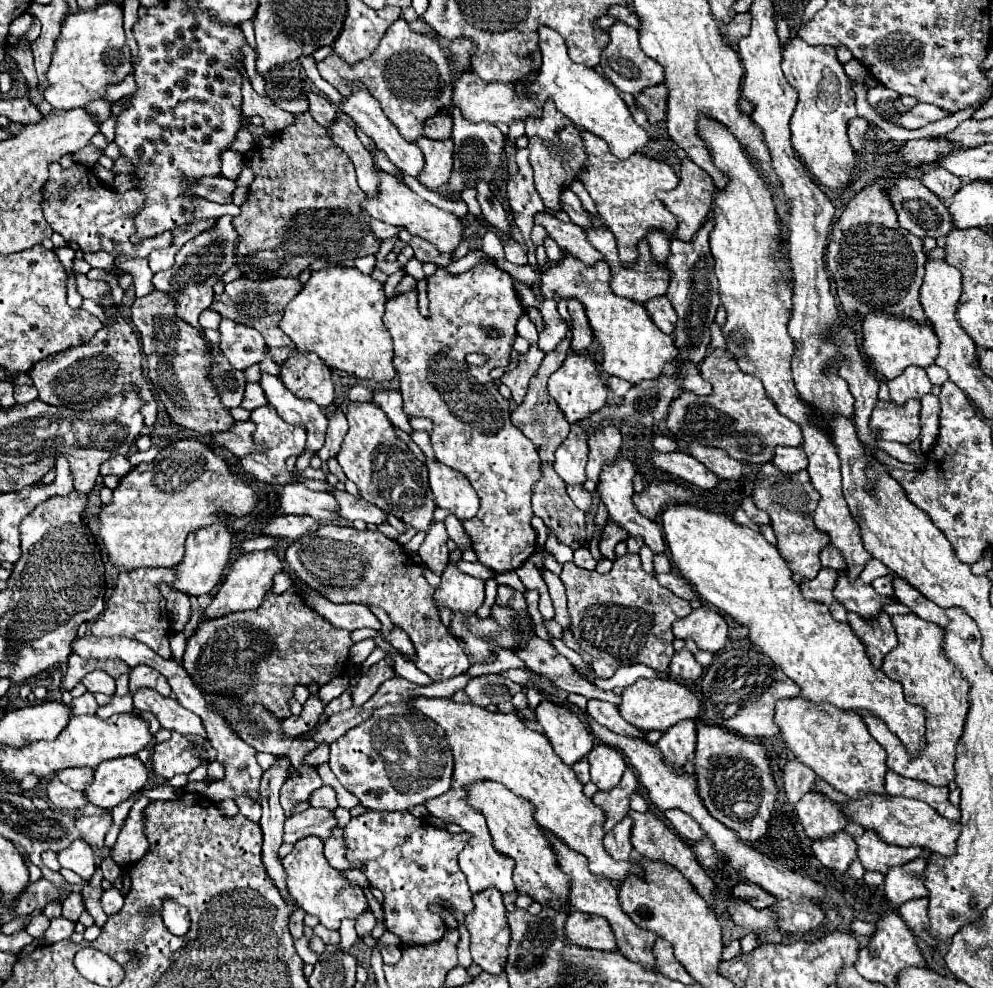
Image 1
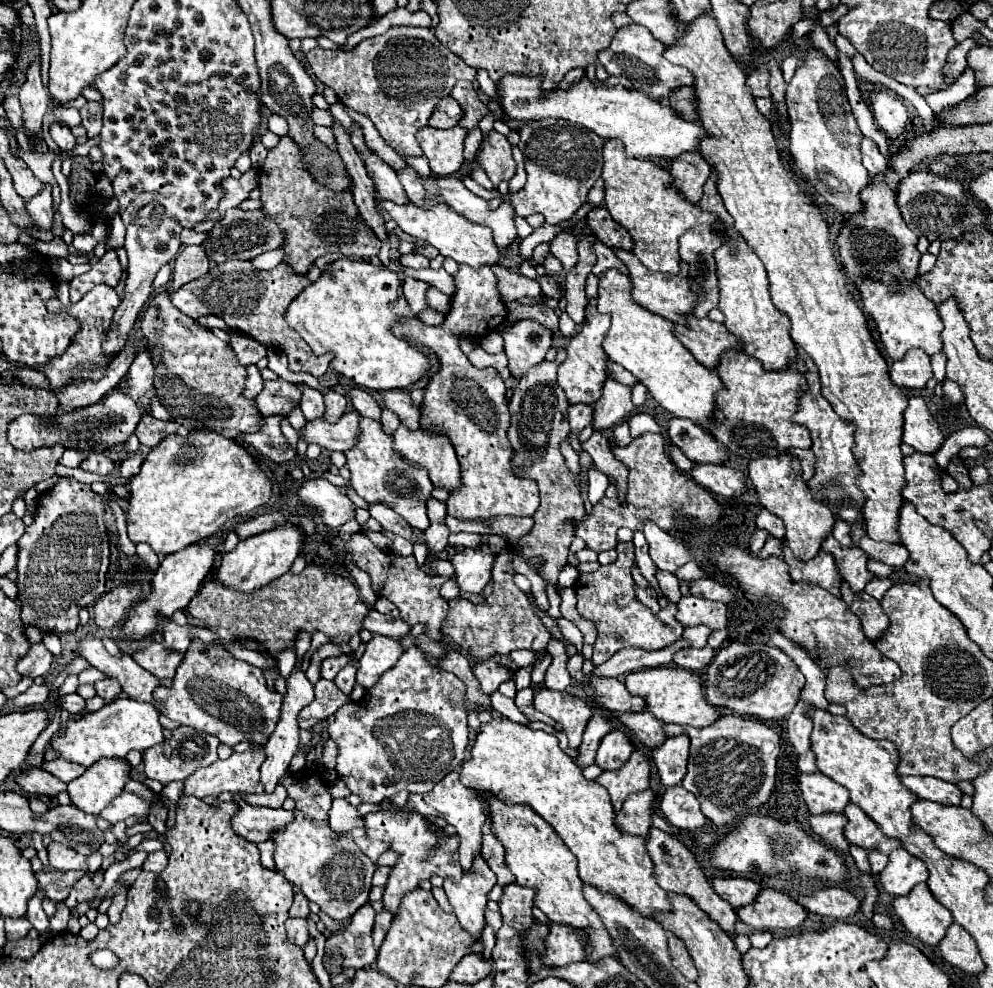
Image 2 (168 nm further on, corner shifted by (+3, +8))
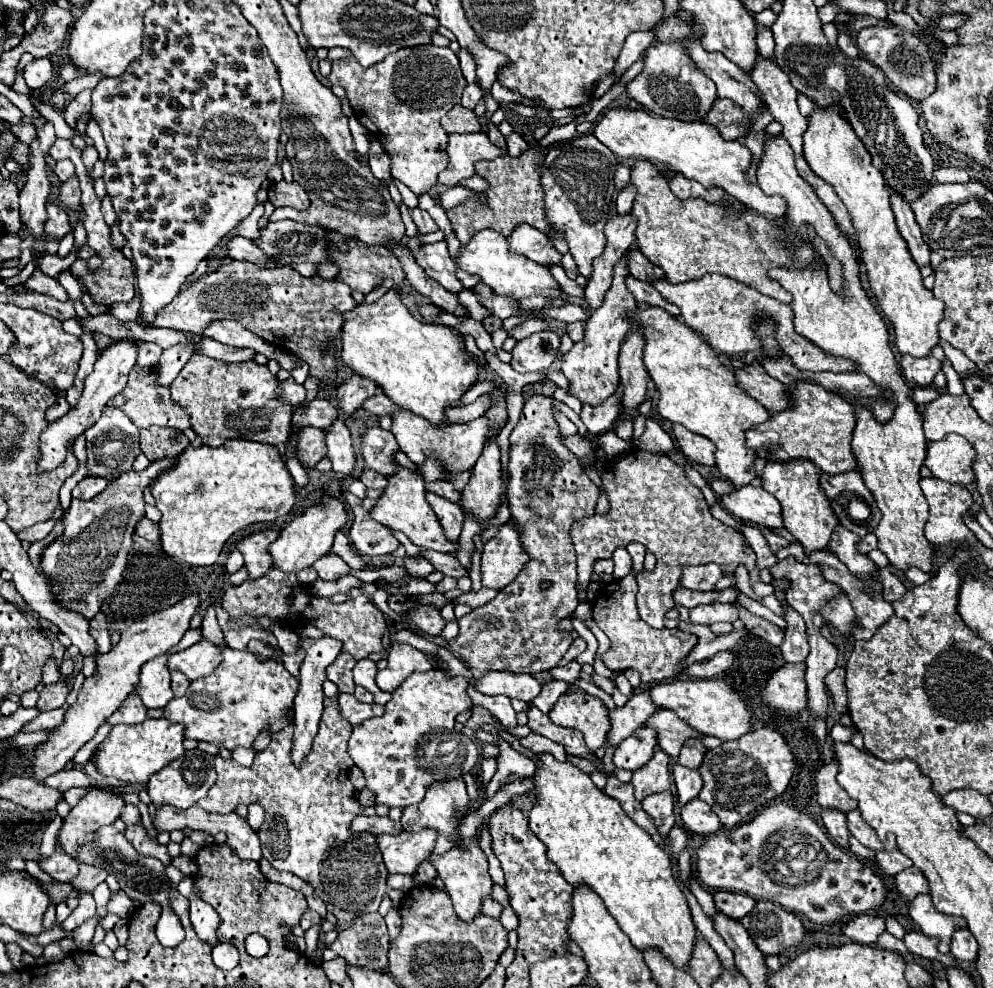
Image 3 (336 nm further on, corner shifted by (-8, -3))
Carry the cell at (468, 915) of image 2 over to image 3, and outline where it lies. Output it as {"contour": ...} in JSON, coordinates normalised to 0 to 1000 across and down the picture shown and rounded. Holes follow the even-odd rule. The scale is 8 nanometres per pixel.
{"contour":[[[468,848],[468,858],[456,856],[448,864],[432,864],[432,872],[438,877],[442,889],[446,891],[446,895],[448,895],[454,911],[456,911],[456,919],[458,919],[460,927],[468,933],[476,931],[484,923],[486,907],[494,905],[494,899],[496,899],[496,891],[490,883],[490,879],[492,879],[490,866],[482,858],[480,850],[478,848]]]}

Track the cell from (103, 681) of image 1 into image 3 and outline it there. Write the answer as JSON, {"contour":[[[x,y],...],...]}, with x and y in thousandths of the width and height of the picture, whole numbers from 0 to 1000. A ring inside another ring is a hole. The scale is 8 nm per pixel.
{"contour":[[[132,702],[118,721],[114,721],[108,731],[110,733],[140,733],[148,727],[148,717],[146,713],[142,711],[142,706],[138,702]]]}

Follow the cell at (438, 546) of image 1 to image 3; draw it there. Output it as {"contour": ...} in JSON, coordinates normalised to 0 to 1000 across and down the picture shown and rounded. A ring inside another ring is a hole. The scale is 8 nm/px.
{"contour":[[[430,498],[430,508],[438,516],[438,520],[440,520],[440,524],[442,524],[442,528],[448,536],[448,543],[452,543],[452,547],[460,549],[462,540],[464,540],[464,534],[466,534],[466,526],[468,526],[466,514],[462,510],[452,508],[446,502],[436,500],[436,498]]]}

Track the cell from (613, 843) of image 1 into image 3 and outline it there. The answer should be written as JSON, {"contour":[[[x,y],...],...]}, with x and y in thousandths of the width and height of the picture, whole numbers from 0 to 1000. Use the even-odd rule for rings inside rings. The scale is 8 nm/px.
{"contour":[[[662,802],[648,810],[648,820],[660,830],[662,840],[666,846],[672,846],[676,836],[680,834],[680,820],[678,820],[678,806],[676,802]]]}

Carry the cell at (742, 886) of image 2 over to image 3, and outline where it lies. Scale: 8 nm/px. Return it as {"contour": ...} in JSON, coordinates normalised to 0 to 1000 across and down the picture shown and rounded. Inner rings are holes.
{"contour":[[[720,903],[718,909],[720,909],[722,921],[738,931],[746,931],[760,917],[758,909],[750,905],[742,905],[742,903]]]}

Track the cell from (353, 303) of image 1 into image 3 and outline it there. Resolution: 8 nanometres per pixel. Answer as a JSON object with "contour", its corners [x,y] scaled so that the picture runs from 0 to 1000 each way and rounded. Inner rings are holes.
{"contour":[[[390,296],[378,308],[362,308],[358,314],[345,318],[345,356],[343,364],[362,381],[380,387],[386,397],[404,413],[430,423],[436,431],[448,431],[448,415],[464,411],[464,401],[474,395],[482,381],[480,362],[468,352],[468,342],[450,330],[436,330],[422,326],[412,318],[404,306],[404,298]]]}

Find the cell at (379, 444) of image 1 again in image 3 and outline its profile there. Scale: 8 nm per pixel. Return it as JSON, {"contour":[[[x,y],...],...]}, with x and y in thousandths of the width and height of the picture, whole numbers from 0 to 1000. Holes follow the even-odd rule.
{"contour":[[[402,474],[400,480],[392,482],[390,486],[392,486],[390,496],[382,504],[382,510],[374,516],[374,522],[382,530],[386,530],[386,532],[390,532],[394,536],[400,536],[400,538],[406,538],[422,555],[440,557],[440,559],[448,559],[448,561],[460,559],[462,551],[448,545],[446,534],[444,534],[444,530],[442,530],[436,514],[432,512],[432,508],[428,504],[428,488],[426,488],[426,484],[422,480],[418,480],[416,476]]]}

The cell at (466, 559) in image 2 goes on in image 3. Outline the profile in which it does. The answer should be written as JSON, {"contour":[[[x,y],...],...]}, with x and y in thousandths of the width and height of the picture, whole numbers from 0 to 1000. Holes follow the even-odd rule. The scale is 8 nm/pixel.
{"contour":[[[513,526],[511,530],[503,532],[501,540],[492,549],[488,549],[484,569],[486,593],[509,595],[513,589],[517,589],[517,585],[531,569],[533,561],[525,553],[517,526]]]}

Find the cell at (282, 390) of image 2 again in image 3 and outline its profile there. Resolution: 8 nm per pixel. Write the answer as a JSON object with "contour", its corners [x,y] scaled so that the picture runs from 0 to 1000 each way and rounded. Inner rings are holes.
{"contour":[[[317,403],[309,415],[297,413],[295,419],[295,429],[305,429],[305,431],[317,431],[317,433],[333,433],[335,425],[341,423],[339,413],[331,405],[321,405]]]}

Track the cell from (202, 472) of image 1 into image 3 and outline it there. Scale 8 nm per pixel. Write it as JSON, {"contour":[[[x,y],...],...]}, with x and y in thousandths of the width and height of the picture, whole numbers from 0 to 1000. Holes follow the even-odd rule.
{"contour":[[[229,445],[221,453],[186,453],[174,476],[162,480],[152,498],[162,516],[162,553],[168,563],[215,573],[225,551],[243,534],[259,528],[275,528],[293,518],[297,510],[295,482],[279,451],[253,445]]]}

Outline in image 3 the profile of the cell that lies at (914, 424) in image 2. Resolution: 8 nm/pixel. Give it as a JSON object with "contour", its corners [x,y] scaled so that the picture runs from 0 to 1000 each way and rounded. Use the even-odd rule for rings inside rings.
{"contour":[[[960,439],[948,447],[936,449],[932,472],[946,486],[966,492],[976,492],[982,486],[980,466],[984,466],[984,462],[976,451],[976,447]]]}

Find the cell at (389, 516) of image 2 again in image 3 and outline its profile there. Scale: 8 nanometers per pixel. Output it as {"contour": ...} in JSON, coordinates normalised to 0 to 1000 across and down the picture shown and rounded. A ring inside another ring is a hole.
{"contour":[[[424,557],[424,561],[438,573],[438,577],[446,579],[448,583],[456,583],[458,587],[470,583],[470,575],[456,563],[456,561],[446,561],[446,559],[430,559]]]}

